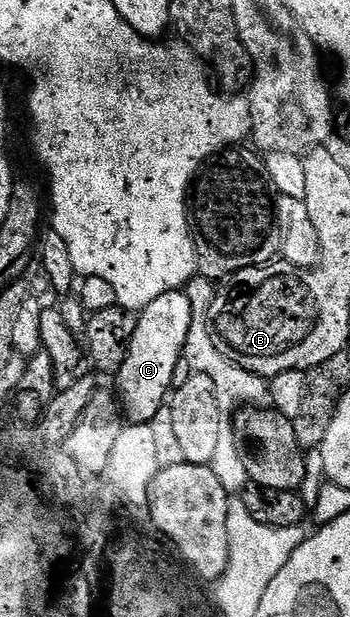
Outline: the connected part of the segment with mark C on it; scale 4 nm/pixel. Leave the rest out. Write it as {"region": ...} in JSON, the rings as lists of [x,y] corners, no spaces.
{"region":[[[180,289],[159,295],[138,314],[135,333],[131,339],[123,367],[115,375],[115,396],[122,416],[128,424],[150,424],[158,411],[166,408],[170,396],[172,375],[183,359],[187,331],[191,327],[193,308],[189,296]]]}

